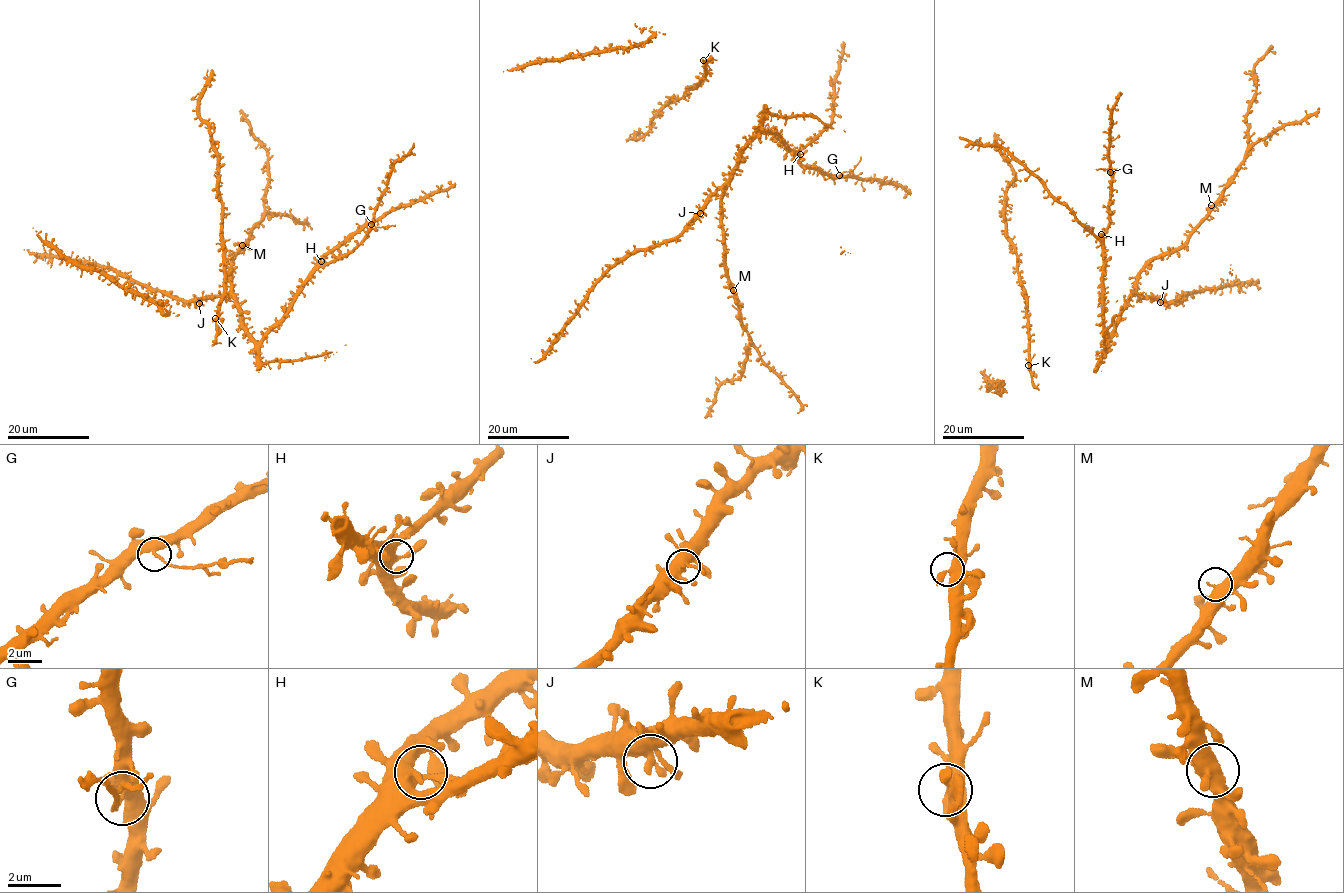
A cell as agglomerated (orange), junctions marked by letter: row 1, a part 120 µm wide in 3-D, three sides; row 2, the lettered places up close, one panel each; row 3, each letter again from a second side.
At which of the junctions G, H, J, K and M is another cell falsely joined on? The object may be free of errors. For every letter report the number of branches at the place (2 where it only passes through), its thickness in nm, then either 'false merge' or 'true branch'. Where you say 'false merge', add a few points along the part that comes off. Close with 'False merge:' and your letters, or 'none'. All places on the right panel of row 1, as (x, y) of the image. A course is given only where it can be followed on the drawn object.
G: branches 3; calibre 320 nm; false merge; course (1110, 172), (1106, 169), (1095, 169)
H: branches 3; calibre 360 nm; true branch
J: branches 3; calibre 280 nm; true branch
K: branches 2; calibre 440 nm; true branch
M: branches 3; calibre 340 nm; true branch
False merge: G

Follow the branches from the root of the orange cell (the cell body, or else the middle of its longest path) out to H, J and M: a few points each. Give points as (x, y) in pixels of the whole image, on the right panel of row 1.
H: (1110, 340), (1104, 324), (1105, 247), (1101, 234)
J: (1110, 340), (1126, 299), (1136, 294), (1152, 296), (1160, 302)
M: (1110, 340), (1120, 308), (1135, 286), (1137, 274), (1154, 259), (1170, 255), (1183, 244), (1211, 205)

